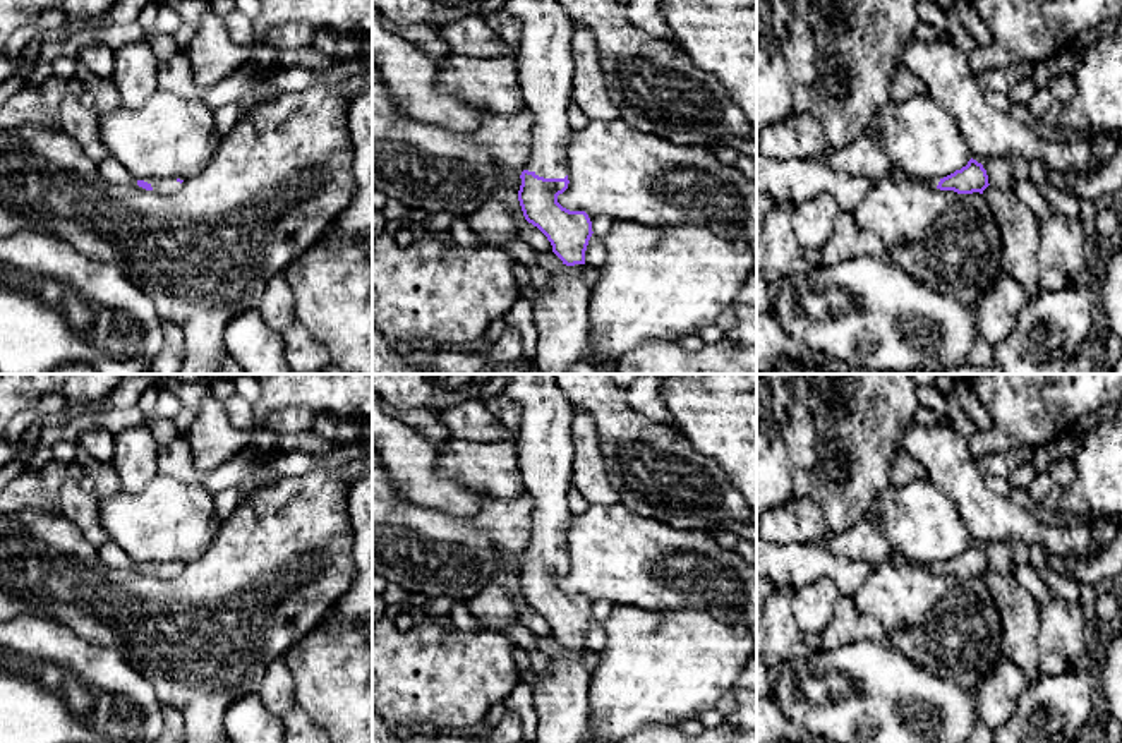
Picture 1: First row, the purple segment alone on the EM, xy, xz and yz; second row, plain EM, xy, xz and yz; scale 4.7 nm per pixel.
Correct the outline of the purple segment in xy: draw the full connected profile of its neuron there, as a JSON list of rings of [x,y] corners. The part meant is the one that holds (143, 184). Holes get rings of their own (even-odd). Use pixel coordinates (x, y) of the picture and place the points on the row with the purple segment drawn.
[[[149,177],[144,180],[137,180],[137,185],[146,190],[153,190],[156,194],[168,196],[168,194],[180,190],[182,182],[184,180],[180,178],[175,180],[175,178],[163,178],[163,177]]]

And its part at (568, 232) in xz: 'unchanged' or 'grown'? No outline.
grown

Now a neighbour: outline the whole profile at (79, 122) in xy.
[[[67,93],[60,105],[62,130],[98,165],[110,156],[101,142],[98,113],[81,103],[79,93]]]

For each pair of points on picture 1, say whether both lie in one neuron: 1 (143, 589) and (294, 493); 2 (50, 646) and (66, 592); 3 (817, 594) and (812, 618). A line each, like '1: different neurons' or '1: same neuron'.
1: same neuron
2: different neurons
3: same neuron

